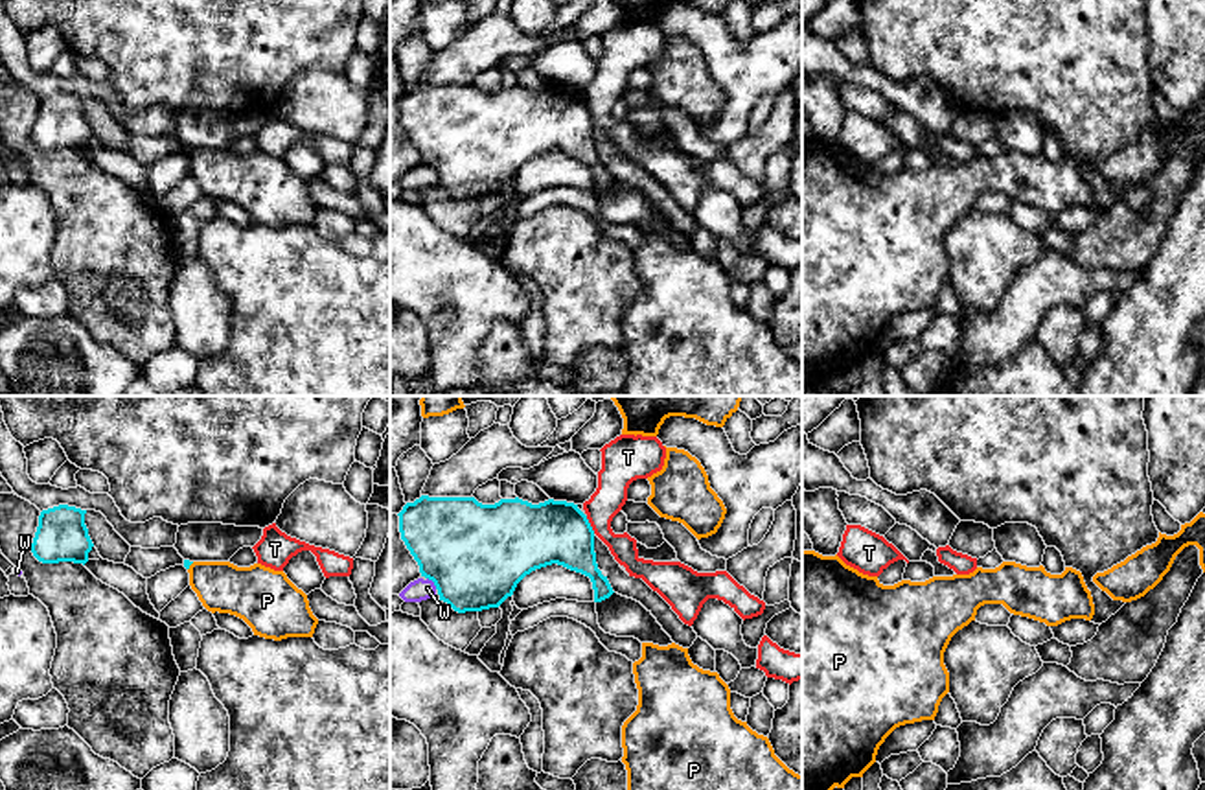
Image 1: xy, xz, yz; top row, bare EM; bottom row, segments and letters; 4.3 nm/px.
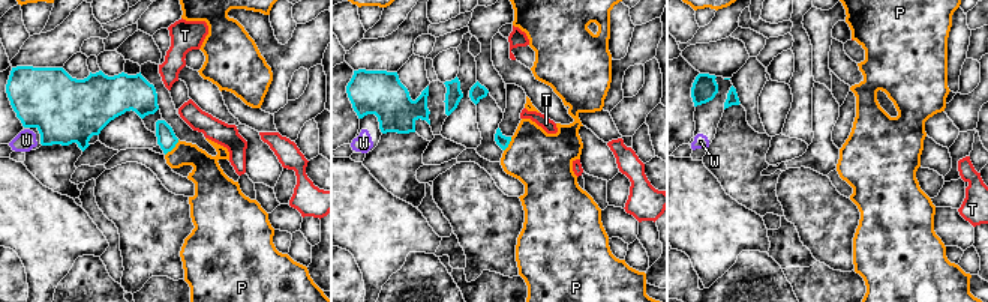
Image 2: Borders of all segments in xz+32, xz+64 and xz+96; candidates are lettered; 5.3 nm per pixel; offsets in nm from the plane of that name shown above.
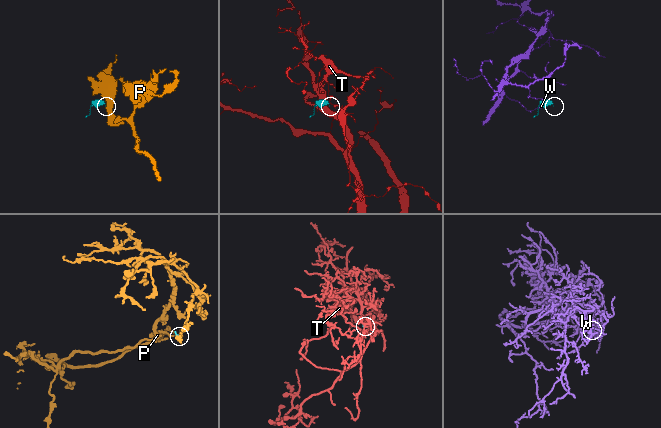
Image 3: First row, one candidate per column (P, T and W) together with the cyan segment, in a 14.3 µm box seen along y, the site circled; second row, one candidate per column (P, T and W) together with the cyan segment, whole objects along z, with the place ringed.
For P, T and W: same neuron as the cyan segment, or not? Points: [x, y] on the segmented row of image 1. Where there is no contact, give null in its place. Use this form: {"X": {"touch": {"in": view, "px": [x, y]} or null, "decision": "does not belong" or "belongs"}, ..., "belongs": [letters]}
{"P": {"touch": {"in": "xy", "px": [190, 564]}, "decision": "does not belong"}, "T": {"touch": {"in": "xz", "px": [589, 525]}, "decision": "does not belong"}, "W": {"touch": {"in": "xz", "px": [433, 580]}, "decision": "does not belong"}, "belongs": []}

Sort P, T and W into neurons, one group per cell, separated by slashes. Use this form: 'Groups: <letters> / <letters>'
Groups: P / T / W

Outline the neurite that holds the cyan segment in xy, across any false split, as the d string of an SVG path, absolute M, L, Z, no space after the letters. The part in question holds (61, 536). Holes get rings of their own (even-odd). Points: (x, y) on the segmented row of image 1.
M59 505L42 510L31 543L33 556L42 563L86 563L94 543L85 525L86 510Z

